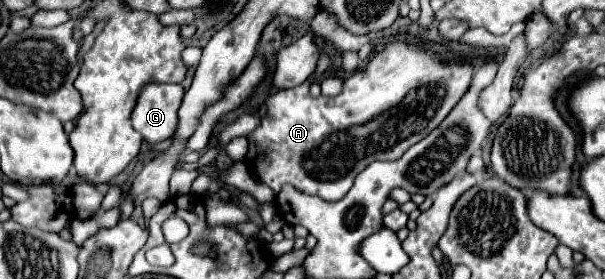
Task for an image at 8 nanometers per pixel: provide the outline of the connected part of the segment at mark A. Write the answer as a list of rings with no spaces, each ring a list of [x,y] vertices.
[[[393,41],[385,47],[387,49],[377,53],[361,71],[351,75],[349,93],[345,93],[345,109],[339,109],[337,97],[311,97],[311,76],[299,87],[275,91],[267,97],[267,117],[261,119],[261,125],[247,135],[249,151],[245,155],[245,165],[261,183],[269,185],[275,193],[279,193],[285,183],[291,183],[297,189],[325,201],[337,201],[351,189],[353,179],[365,169],[365,165],[371,161],[399,159],[411,145],[427,137],[467,93],[473,75],[471,65],[445,65],[437,55],[429,55],[409,41]]]

